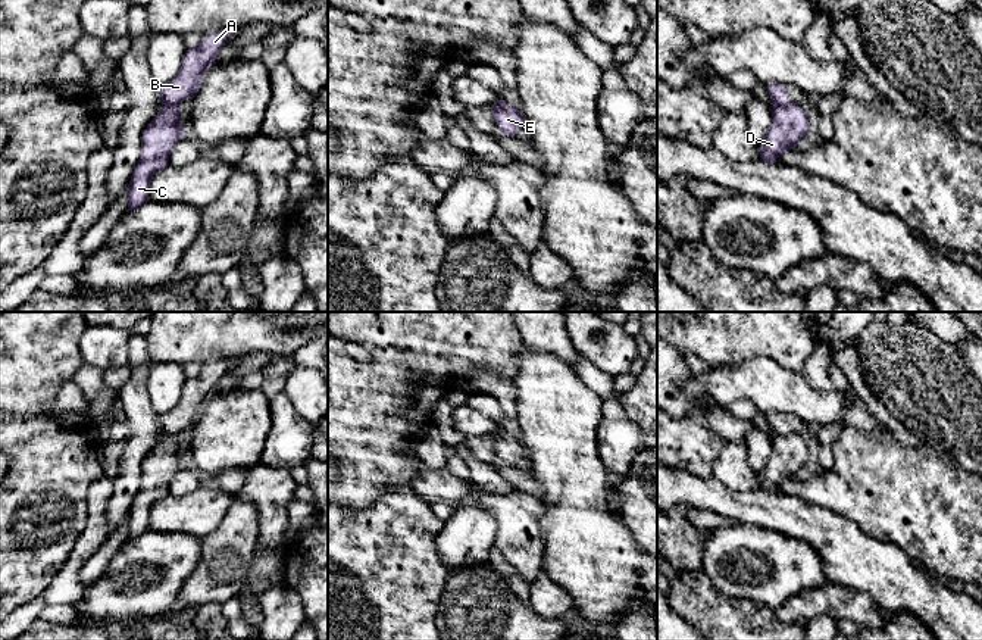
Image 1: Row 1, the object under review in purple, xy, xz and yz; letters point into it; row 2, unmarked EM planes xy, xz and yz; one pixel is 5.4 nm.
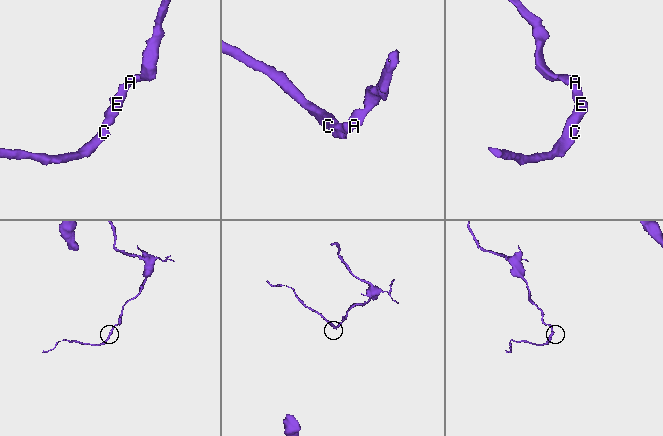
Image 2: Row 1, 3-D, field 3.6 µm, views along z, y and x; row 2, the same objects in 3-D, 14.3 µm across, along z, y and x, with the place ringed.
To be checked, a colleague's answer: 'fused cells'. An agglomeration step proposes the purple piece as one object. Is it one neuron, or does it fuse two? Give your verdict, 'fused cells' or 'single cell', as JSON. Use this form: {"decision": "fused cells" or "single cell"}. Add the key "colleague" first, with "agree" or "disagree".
{"colleague": "agree", "decision": "fused cells"}

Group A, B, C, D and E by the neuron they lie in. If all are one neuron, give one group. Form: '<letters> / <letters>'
A B / C D E

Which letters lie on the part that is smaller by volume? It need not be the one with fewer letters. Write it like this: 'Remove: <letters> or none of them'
Remove: C, D, E

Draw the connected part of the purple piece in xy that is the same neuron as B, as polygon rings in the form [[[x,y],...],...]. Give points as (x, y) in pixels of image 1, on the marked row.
[[[223,28],[203,35],[197,47],[185,50],[178,75],[157,88],[163,106],[175,106],[184,99],[194,97],[201,84],[203,74],[212,66],[219,49],[228,41],[232,29]]]

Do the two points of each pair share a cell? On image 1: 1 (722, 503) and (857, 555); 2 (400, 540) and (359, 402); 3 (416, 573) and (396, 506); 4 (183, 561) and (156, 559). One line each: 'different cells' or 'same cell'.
1: same cell
2: different cells
3: same cell
4: same cell

